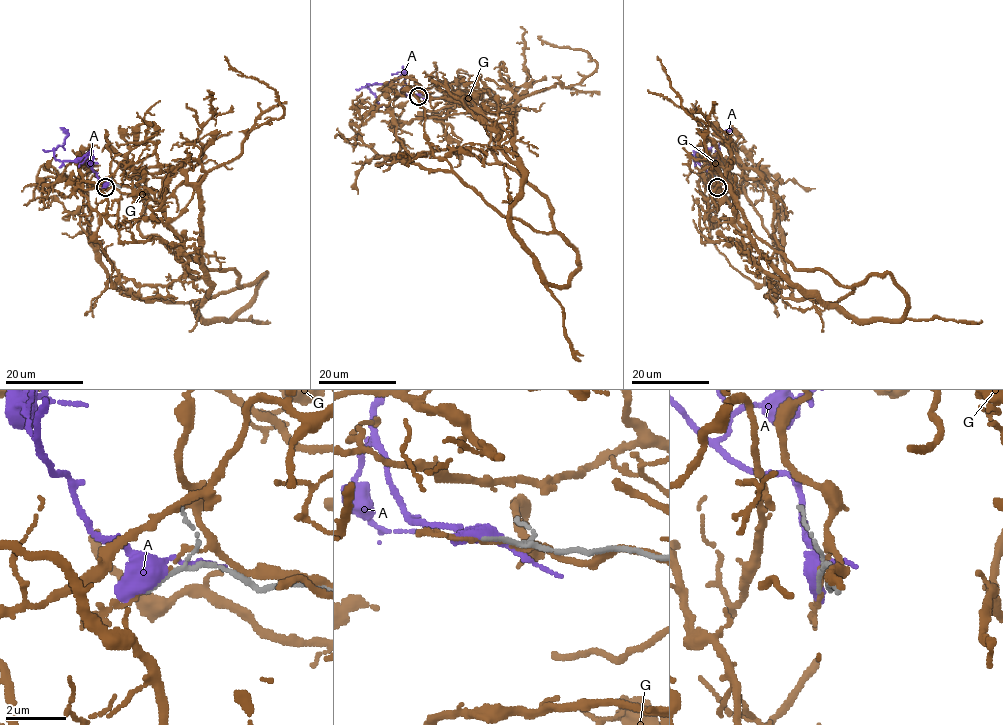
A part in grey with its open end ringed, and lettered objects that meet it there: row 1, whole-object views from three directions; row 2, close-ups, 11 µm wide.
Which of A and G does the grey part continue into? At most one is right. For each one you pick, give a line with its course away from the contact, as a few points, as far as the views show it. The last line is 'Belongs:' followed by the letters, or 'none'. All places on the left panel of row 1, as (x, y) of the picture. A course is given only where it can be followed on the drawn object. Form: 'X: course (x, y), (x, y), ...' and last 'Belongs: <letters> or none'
Belongs: none

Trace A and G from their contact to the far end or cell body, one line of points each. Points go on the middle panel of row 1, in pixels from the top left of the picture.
A: (420, 96), (408, 91), (406, 75), (403, 74), (386, 83), (367, 83), (380, 105), (373, 111)
G: (418, 96), (464, 95), (474, 114), (494, 122), (523, 179), (511, 227), (561, 306), (570, 350), (580, 360)

